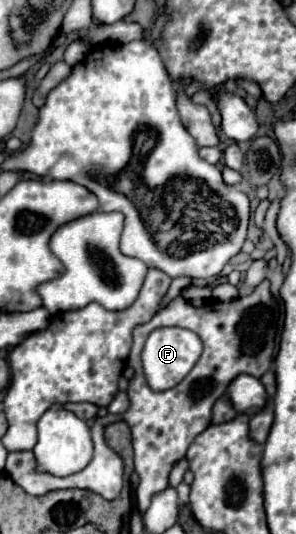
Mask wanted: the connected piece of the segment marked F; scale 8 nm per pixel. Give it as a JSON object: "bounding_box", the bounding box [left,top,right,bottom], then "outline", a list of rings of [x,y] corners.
{"bounding_box":[141,327,203,391],"outline":[[[163,327],[163,329],[155,329],[143,347],[141,353],[141,361],[143,361],[143,371],[145,371],[145,379],[149,383],[149,387],[153,391],[165,391],[175,387],[197,363],[197,359],[201,357],[201,349],[203,343],[201,339],[187,329],[179,329],[179,327]]]}

